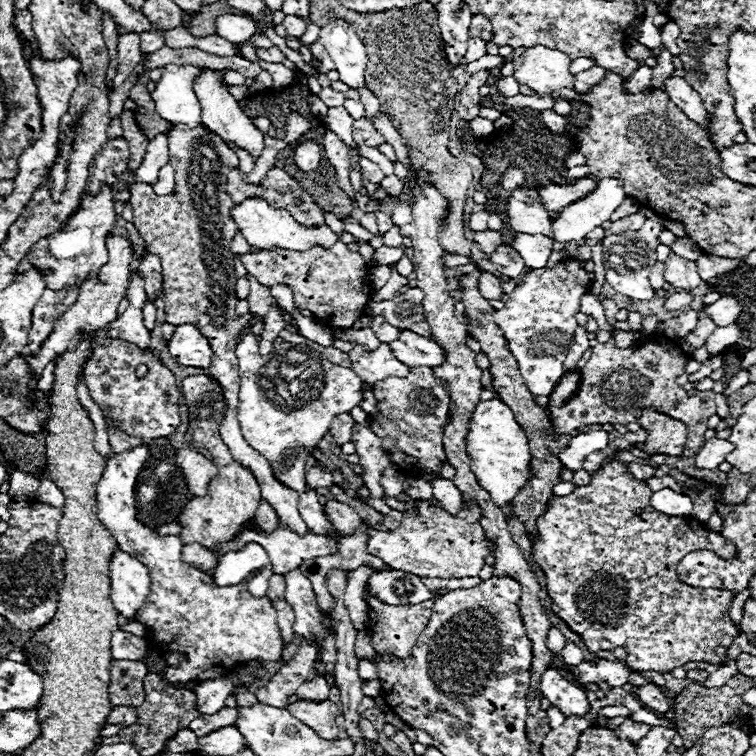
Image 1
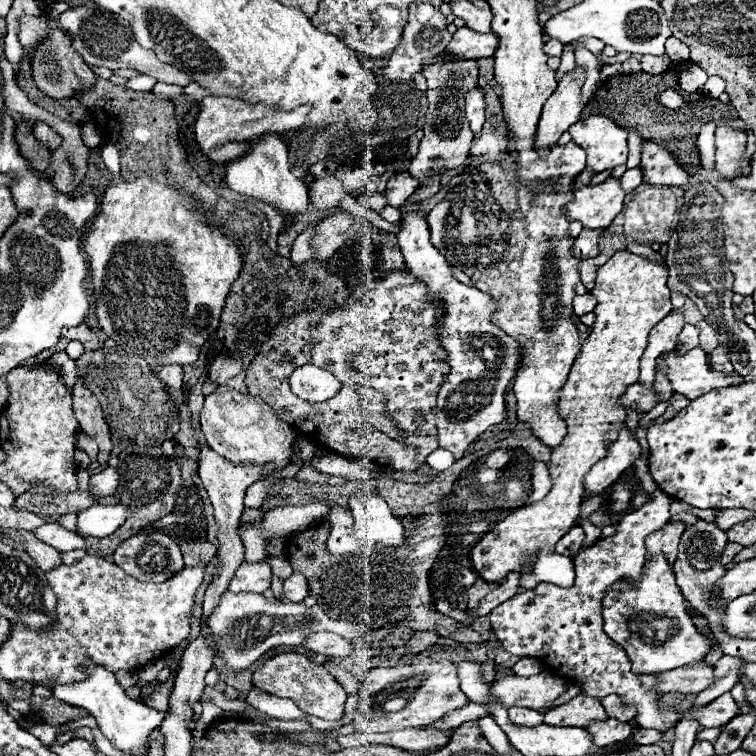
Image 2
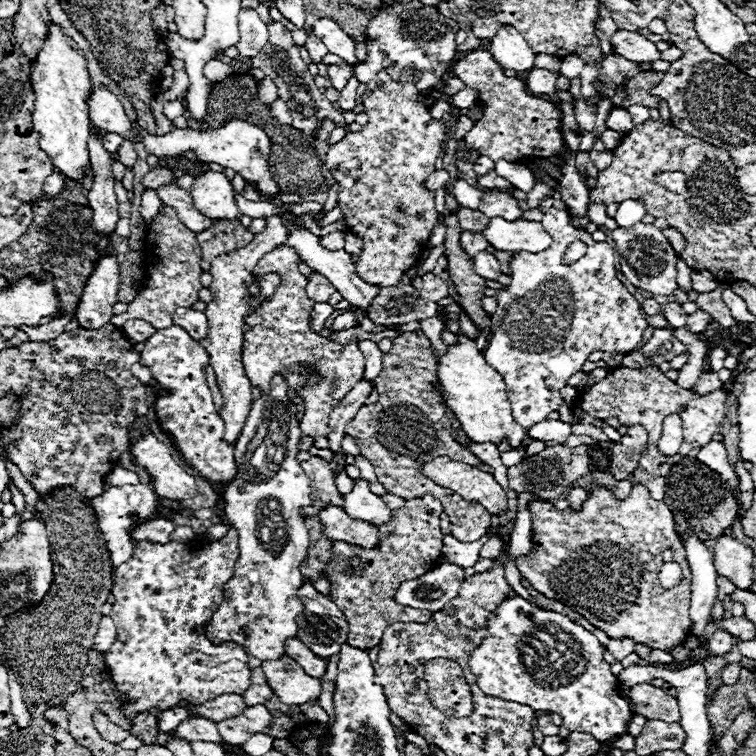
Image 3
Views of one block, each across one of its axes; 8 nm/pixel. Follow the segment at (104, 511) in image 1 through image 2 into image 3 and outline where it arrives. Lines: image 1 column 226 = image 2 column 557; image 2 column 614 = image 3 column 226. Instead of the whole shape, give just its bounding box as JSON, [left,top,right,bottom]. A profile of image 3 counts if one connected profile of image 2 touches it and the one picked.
[104,526,250,718]

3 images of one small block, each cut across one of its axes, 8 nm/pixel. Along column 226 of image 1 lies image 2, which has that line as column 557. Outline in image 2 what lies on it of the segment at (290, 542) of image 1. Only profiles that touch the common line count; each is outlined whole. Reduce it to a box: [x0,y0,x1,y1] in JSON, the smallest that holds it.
[556,526,584,556]

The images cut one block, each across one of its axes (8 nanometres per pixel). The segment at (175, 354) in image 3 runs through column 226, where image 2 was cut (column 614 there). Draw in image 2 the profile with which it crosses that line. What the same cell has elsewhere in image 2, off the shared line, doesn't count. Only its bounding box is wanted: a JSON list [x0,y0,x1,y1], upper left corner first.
[584,428,640,496]

